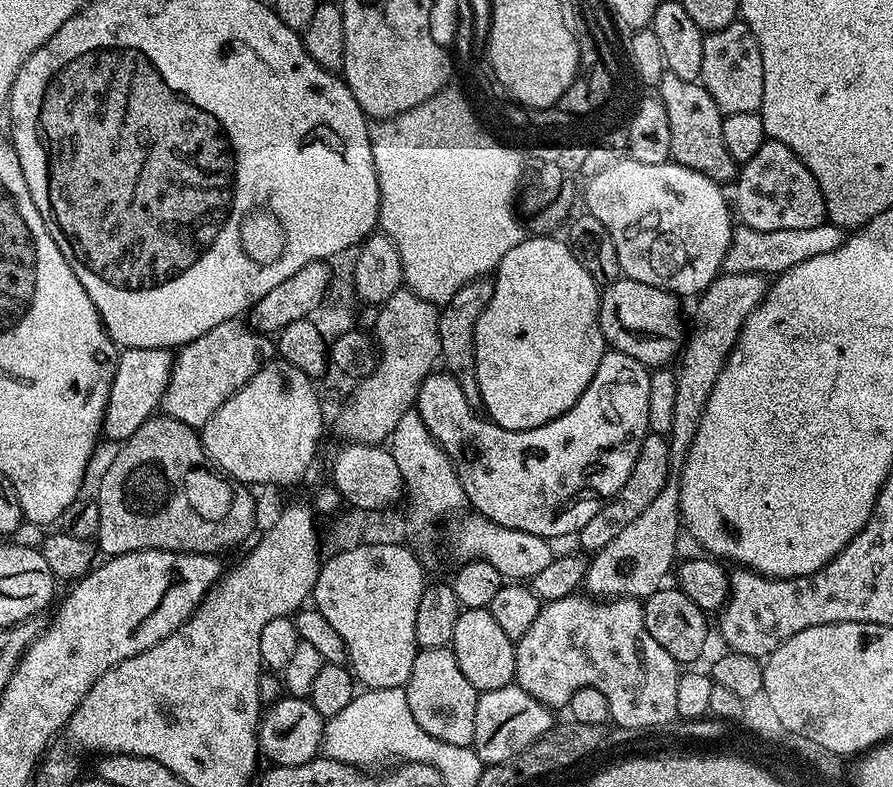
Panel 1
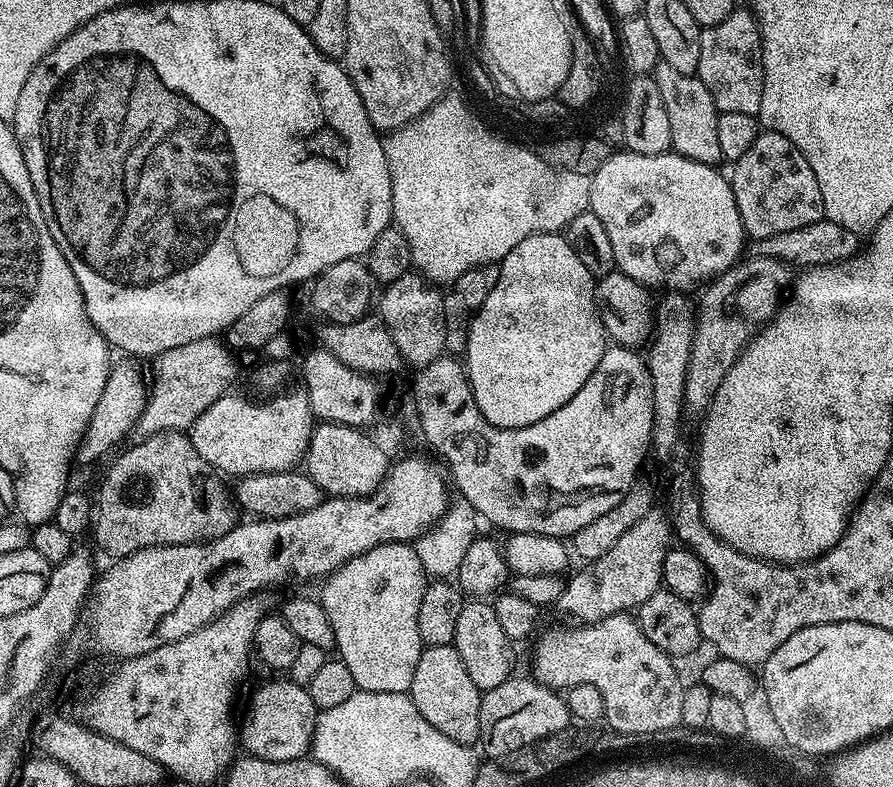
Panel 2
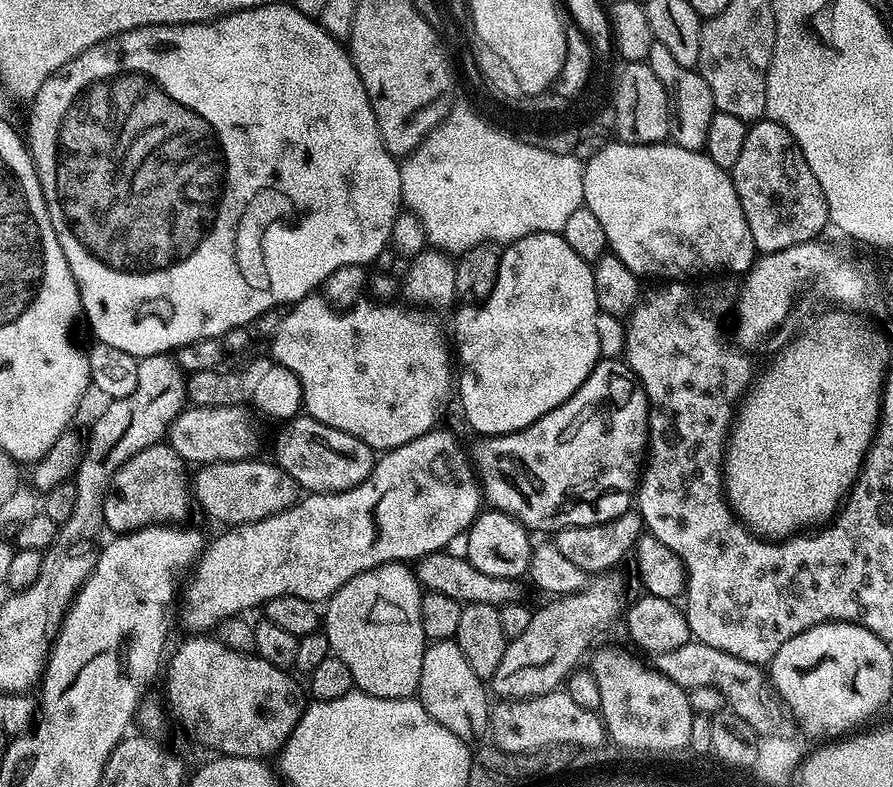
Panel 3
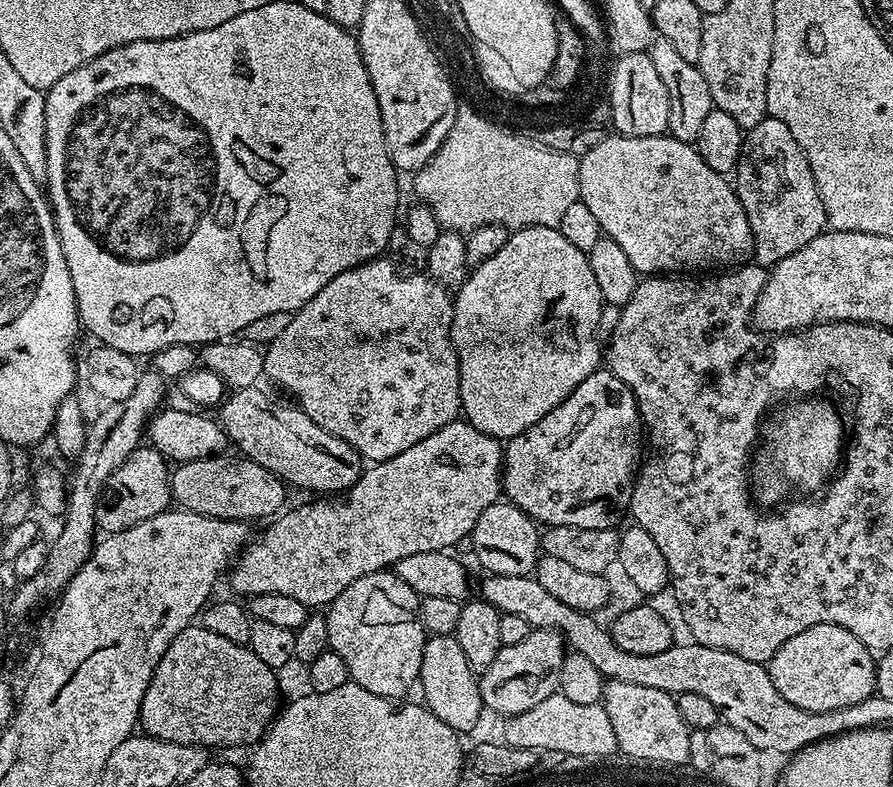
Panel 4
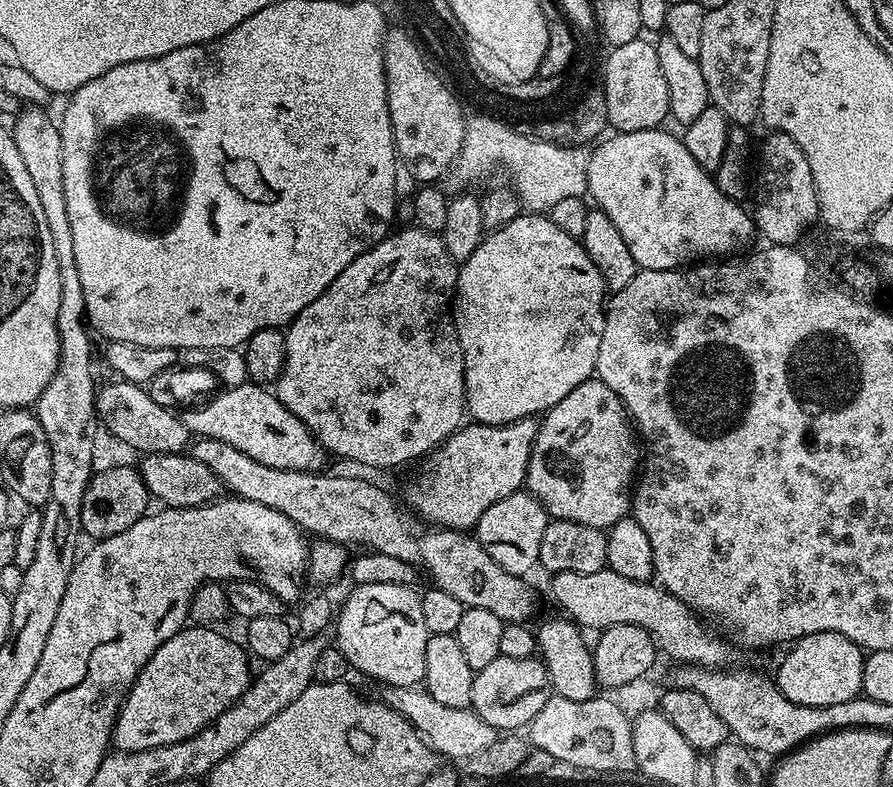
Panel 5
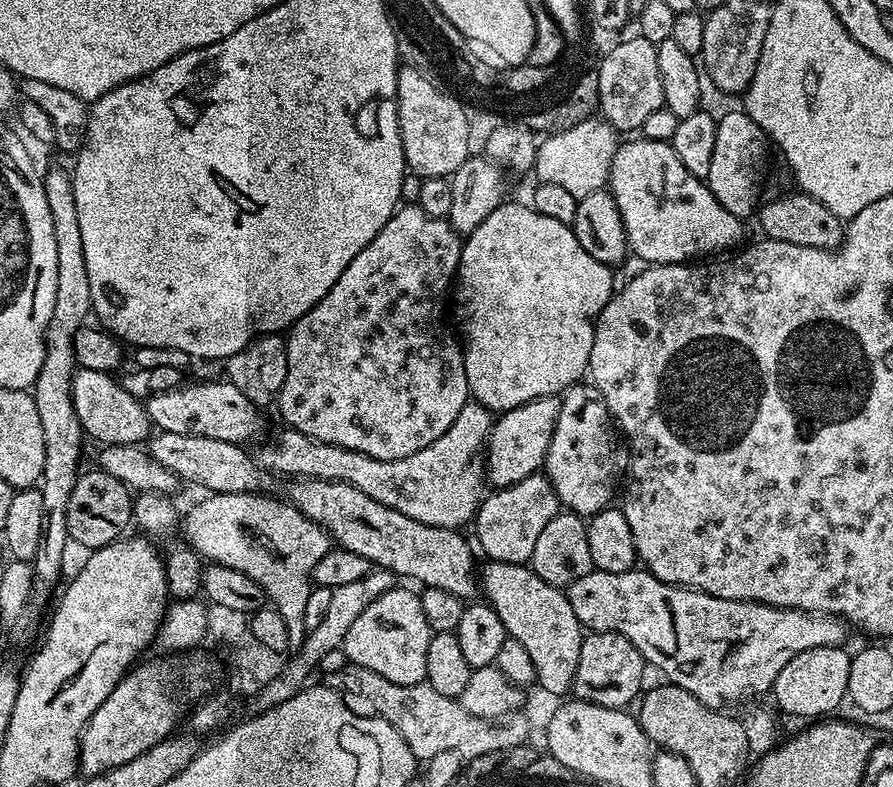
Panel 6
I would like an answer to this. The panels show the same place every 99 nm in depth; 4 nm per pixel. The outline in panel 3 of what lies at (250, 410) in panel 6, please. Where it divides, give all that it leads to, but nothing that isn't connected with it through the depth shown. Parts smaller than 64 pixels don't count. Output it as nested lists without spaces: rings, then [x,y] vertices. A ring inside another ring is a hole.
[[[300,414],[280,432],[276,440],[275,463],[309,493],[345,492],[368,479],[374,463],[374,450],[334,426],[326,426],[313,416]]]

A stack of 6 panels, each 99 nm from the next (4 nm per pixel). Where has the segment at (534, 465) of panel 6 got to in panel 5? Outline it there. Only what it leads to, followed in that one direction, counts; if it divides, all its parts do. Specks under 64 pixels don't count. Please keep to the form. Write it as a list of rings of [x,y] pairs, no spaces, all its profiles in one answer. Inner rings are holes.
[[[532,418],[515,420],[513,424],[465,423],[419,465],[420,473],[408,488],[407,507],[432,526],[453,528],[456,532],[475,529],[478,518],[494,502],[502,502],[502,498],[510,498],[510,494],[525,487],[526,466],[537,427]]]

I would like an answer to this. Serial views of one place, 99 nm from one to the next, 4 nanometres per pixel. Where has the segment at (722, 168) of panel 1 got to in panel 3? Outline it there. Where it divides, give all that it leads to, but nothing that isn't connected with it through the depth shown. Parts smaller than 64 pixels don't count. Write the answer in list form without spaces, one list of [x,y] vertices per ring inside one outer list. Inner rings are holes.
[[[655,42],[650,46],[650,54],[646,63],[654,70],[654,78],[662,82],[662,90],[666,90],[668,99],[668,134],[671,143],[695,152],[703,149],[706,134],[710,131],[710,118],[717,112],[714,106],[714,94],[710,94],[710,86],[706,86],[706,78],[702,78],[696,68],[682,66],[668,53],[666,46]]]

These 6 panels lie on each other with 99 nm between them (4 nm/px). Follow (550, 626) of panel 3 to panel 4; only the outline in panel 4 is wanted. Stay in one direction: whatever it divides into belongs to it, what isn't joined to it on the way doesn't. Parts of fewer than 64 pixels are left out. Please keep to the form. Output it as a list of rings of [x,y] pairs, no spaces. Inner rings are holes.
[[[534,628],[522,642],[501,646],[498,658],[494,658],[488,669],[478,676],[485,709],[489,713],[497,712],[500,718],[507,718],[538,706],[542,698],[557,695],[557,673],[565,655],[565,641],[553,628]]]

